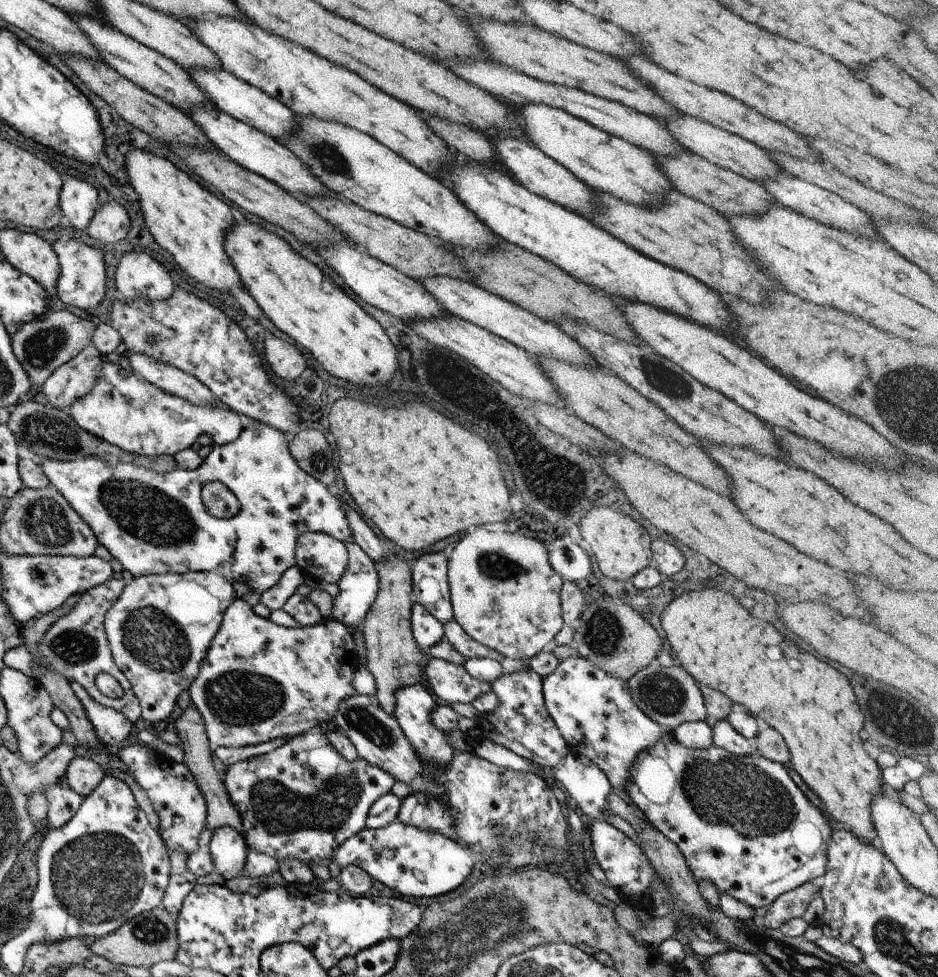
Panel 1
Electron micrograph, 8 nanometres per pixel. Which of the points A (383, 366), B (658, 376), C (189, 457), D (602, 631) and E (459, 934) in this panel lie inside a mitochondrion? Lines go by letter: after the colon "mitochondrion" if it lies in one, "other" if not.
A: other
B: mitochondrion
C: other
D: mitochondrion
E: mitochondrion

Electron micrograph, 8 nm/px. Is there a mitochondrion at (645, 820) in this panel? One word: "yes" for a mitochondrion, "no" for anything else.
no

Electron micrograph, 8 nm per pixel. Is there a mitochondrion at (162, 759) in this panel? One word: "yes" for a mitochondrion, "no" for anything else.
no

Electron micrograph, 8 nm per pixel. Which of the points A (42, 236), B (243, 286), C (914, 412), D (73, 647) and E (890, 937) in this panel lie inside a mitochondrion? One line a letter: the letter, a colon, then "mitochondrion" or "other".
A: other
B: other
C: mitochondrion
D: mitochondrion
E: mitochondrion

